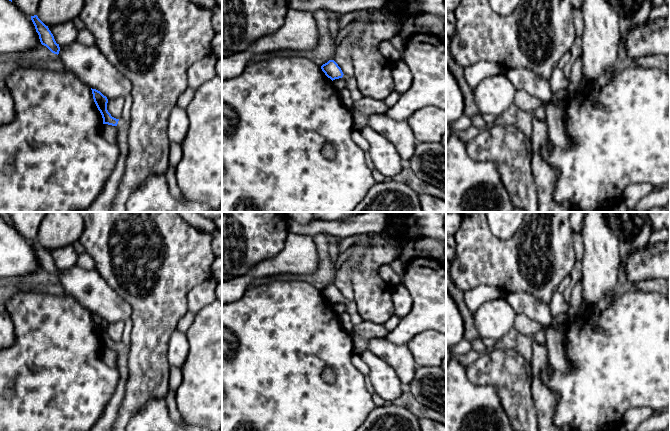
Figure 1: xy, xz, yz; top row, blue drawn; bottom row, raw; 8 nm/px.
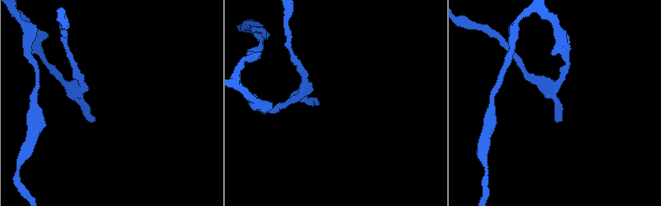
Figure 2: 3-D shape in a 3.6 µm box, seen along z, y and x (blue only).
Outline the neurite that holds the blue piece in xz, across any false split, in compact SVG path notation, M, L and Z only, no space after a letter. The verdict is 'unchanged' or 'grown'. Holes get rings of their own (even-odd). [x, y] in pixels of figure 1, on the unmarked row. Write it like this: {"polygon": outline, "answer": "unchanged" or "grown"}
{"polygon": "M329 284L327 287L323 288L321 293L332 305L342 302L346 308L345 312L351 317L354 326L359 325L364 321L358 313L355 302L353 300L344 299L341 292L334 284Z", "answer": "grown"}

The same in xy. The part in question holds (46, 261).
{"polygon": "M37 239L31 240L31 244L35 250L36 256L42 269L46 270L52 277L59 278L60 271L56 267L53 258Z", "answer": "unchanged"}

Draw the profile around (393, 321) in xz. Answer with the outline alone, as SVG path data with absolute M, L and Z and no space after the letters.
M393 314L384 325L390 332L398 325L400 319L396 314Z

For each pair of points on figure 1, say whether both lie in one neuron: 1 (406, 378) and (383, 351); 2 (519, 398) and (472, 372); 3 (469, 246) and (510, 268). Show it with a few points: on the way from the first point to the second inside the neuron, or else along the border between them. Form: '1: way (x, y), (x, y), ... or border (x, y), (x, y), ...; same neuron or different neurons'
1: way (406, 371), (390, 355); same neuron
2: way (507, 386), (493, 372), (484, 372); same neuron
3: way (479, 253), (486, 260), (500, 263); same neuron

